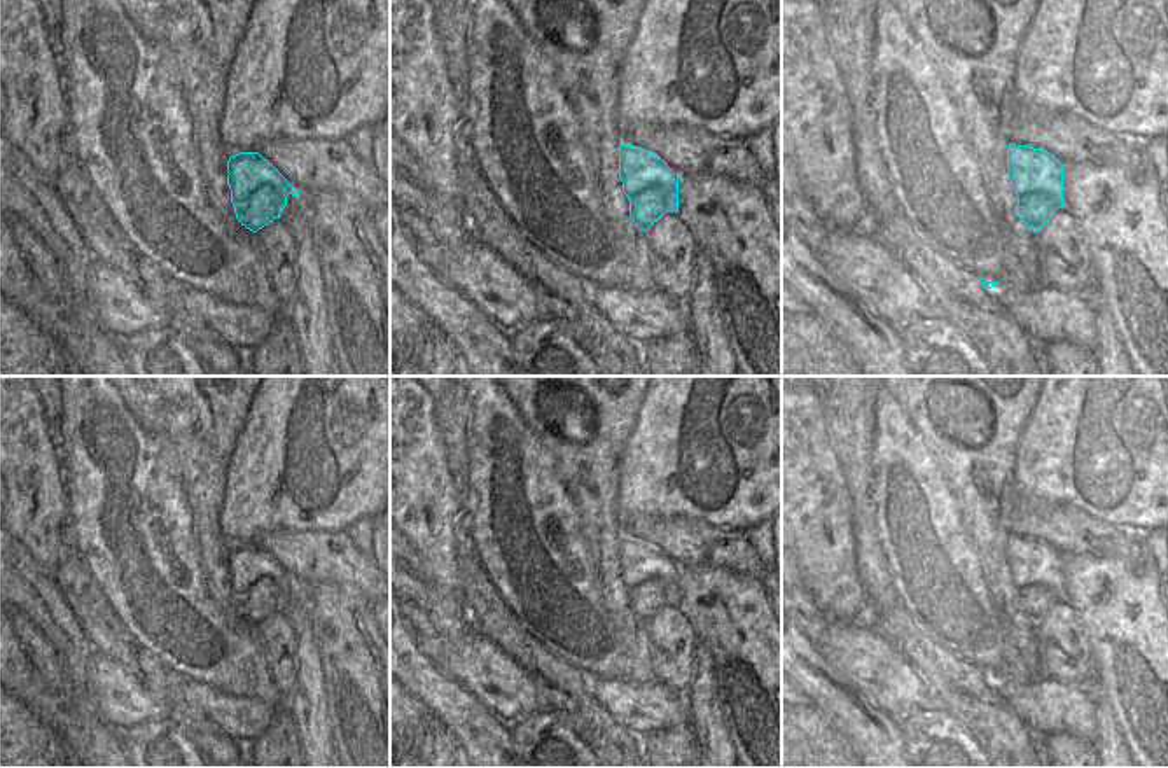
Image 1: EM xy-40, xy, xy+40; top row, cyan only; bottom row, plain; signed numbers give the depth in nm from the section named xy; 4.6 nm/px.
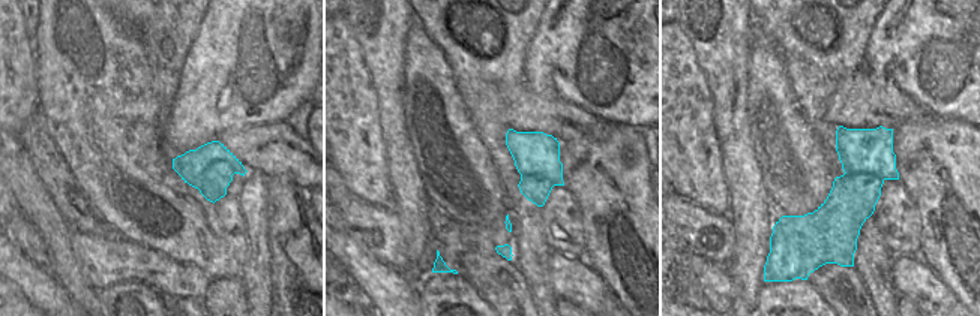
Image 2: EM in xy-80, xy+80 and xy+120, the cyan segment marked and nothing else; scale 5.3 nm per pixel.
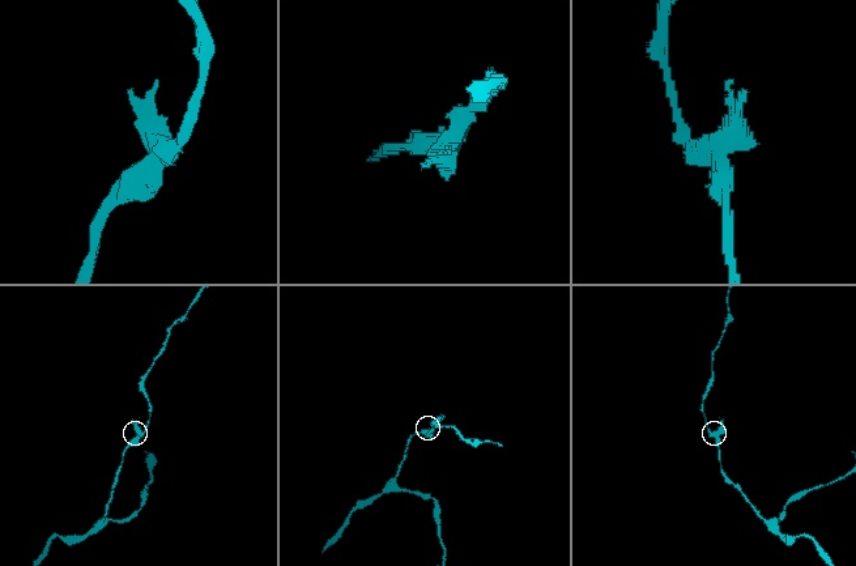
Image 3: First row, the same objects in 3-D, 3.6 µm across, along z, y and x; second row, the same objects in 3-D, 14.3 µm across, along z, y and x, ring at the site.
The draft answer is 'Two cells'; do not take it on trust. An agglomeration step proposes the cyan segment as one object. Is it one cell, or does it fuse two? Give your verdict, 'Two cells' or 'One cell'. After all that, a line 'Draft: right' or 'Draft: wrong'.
Two cells
Draft: right

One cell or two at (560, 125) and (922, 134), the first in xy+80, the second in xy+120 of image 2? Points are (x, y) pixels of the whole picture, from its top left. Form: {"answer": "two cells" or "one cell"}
{"answer": "two cells"}

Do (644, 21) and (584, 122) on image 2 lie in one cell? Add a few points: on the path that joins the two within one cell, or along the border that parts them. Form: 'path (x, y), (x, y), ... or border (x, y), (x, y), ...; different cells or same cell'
border (557, 98), (563, 98), (611, 125); different cells

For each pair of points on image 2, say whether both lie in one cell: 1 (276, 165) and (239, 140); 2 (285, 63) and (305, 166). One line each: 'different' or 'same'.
1: same
2: different

